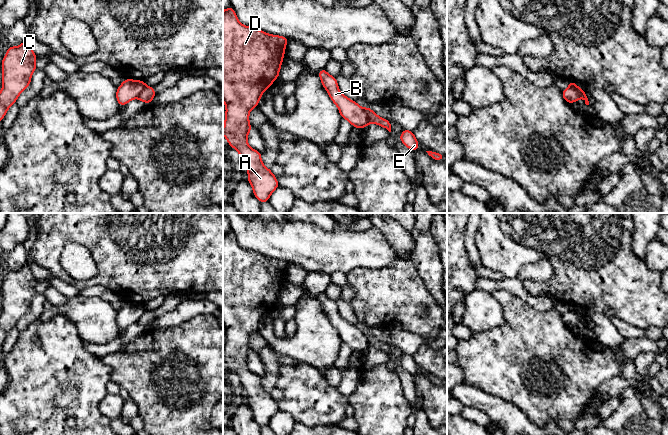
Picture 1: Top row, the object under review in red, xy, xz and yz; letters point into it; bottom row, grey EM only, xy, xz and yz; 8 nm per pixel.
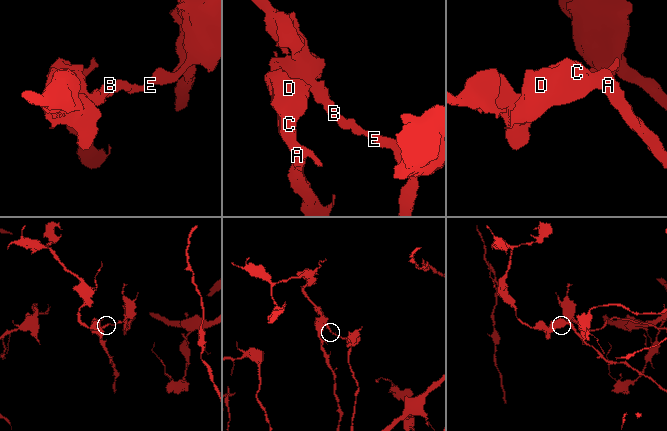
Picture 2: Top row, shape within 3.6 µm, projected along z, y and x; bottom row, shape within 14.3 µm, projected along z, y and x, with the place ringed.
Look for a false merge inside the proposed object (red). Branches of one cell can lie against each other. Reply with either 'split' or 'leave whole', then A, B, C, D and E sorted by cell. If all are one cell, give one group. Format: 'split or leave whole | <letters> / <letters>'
split | A B C D / E

